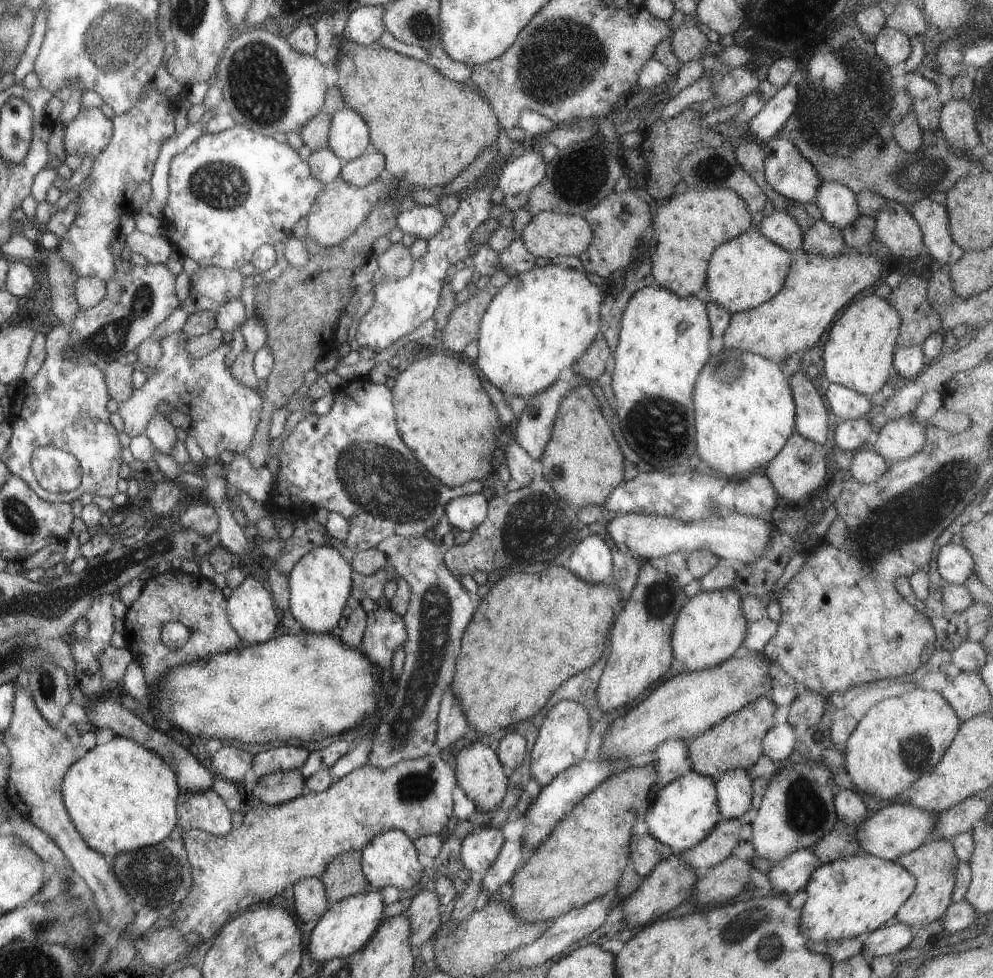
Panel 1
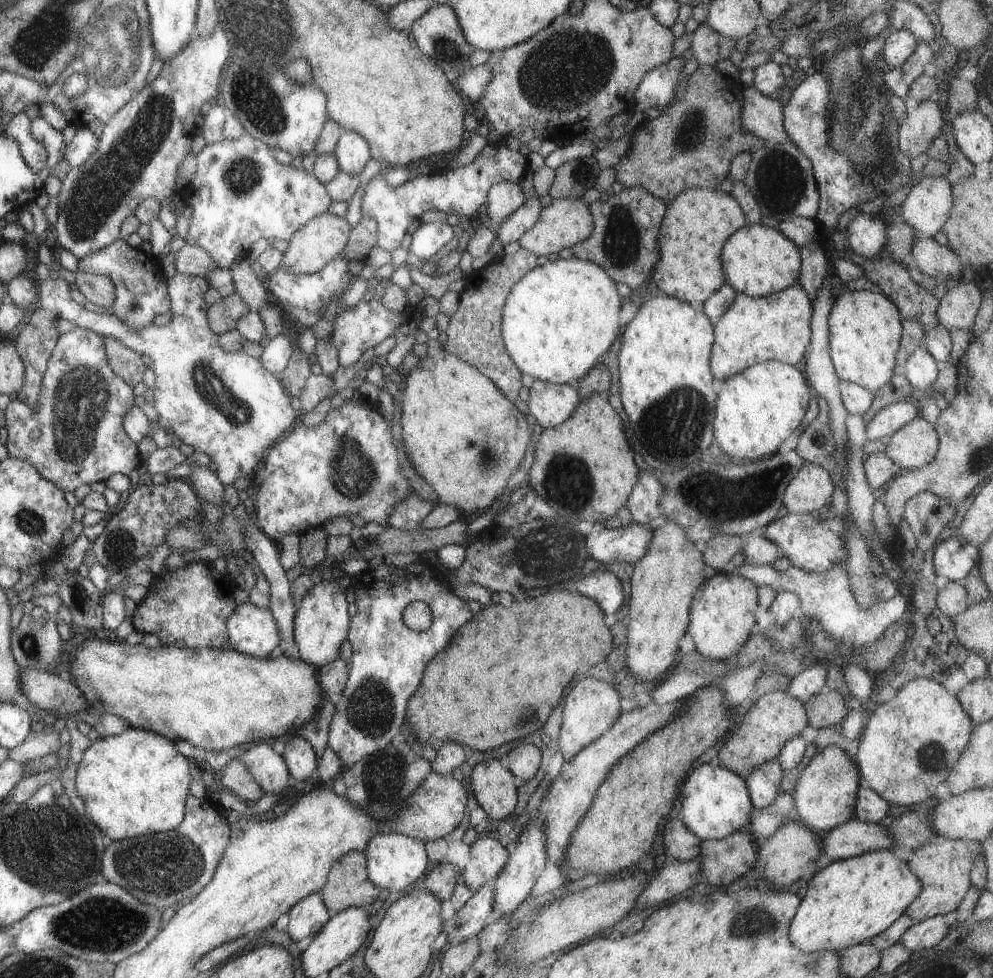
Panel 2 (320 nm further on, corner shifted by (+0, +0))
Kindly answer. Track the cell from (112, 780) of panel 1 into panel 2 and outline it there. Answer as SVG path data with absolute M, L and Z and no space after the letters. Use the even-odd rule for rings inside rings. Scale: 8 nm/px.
M127 726L120 733L94 740L83 751L74 774L74 787L84 804L84 815L105 836L121 840L177 828L184 817L190 780L189 761L178 753L174 741L151 731Z

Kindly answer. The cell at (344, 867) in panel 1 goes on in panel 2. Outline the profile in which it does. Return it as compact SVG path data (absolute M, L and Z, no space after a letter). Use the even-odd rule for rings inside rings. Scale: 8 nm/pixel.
M354 850L343 854L330 866L325 884L317 891L330 917L349 907L368 908L374 900L384 896L384 891L367 878L365 863L363 851Z

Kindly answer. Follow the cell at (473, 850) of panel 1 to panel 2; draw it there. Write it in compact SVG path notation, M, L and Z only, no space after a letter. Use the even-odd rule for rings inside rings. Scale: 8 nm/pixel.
M485 834L469 846L469 861L460 870L463 884L475 892L492 881L507 862L509 847L493 834Z

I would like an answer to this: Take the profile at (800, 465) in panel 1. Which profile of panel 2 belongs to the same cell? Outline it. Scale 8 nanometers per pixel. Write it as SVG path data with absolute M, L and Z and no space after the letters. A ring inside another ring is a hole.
M804 462L782 494L787 513L807 515L818 512L827 502L834 483L828 472L820 466Z

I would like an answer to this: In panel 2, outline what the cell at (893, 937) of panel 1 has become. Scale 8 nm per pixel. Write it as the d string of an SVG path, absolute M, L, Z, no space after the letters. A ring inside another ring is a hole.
M936 914L922 921L916 921L901 935L898 940L899 944L912 952L939 944L939 941L947 936L951 928L951 926L947 926L947 928L941 926L944 923L944 916L945 914Z

